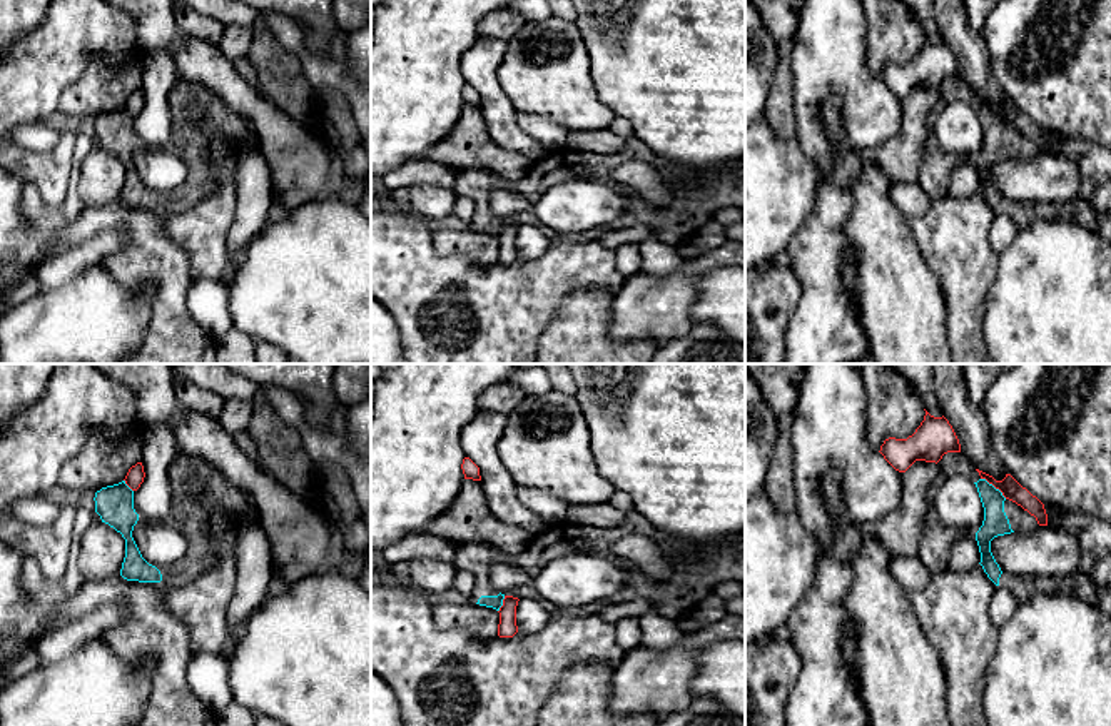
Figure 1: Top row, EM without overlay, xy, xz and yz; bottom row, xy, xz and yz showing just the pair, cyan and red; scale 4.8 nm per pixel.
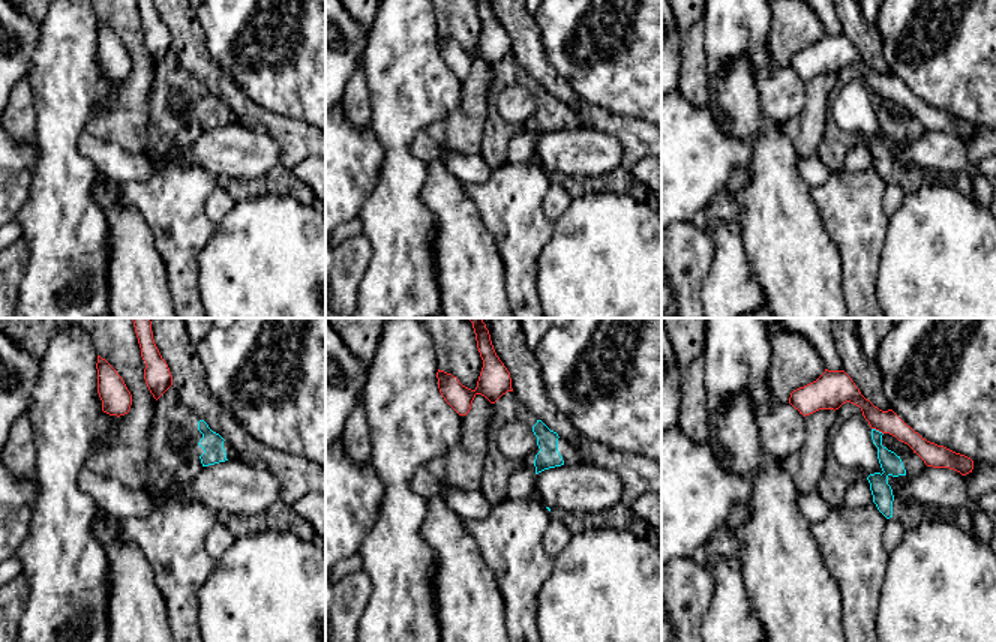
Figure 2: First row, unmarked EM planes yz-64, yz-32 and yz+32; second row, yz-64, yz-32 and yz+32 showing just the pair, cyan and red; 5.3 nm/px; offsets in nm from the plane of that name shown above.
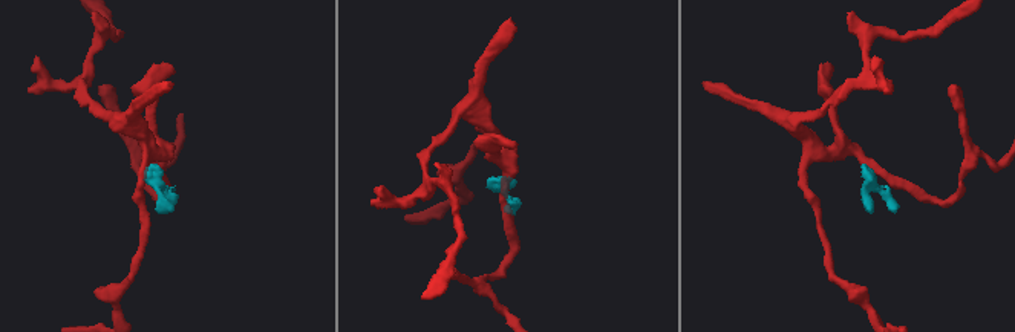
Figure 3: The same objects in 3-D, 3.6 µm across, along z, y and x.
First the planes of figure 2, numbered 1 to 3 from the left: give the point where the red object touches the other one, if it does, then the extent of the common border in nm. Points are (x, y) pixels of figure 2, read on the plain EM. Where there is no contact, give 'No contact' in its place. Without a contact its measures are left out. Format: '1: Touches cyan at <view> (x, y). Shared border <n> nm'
1: No contact
2: No contact
3: Touches cyan at yz+32 (878, 95). Shared border 70 nm

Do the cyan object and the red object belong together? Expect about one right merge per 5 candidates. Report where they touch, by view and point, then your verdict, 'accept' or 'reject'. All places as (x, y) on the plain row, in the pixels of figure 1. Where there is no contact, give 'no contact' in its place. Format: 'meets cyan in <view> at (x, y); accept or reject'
meets cyan in yz at (993, 112); reject

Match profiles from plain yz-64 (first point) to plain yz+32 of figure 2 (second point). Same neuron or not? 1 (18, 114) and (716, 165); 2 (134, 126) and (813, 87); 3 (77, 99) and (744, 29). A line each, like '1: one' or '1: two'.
1: two
2: one
3: one

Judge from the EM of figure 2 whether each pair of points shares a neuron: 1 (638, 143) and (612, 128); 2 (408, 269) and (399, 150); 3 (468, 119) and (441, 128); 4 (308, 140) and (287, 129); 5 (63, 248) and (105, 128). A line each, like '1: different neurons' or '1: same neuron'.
1: same neuron
2: same neuron
3: same neuron
4: same neuron
5: different neurons

